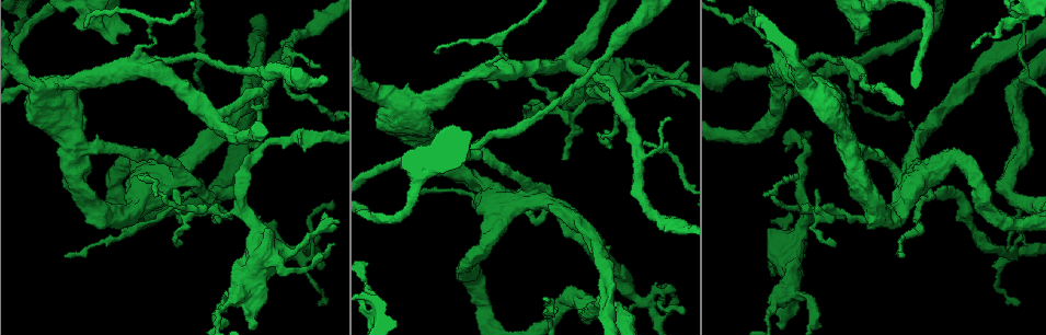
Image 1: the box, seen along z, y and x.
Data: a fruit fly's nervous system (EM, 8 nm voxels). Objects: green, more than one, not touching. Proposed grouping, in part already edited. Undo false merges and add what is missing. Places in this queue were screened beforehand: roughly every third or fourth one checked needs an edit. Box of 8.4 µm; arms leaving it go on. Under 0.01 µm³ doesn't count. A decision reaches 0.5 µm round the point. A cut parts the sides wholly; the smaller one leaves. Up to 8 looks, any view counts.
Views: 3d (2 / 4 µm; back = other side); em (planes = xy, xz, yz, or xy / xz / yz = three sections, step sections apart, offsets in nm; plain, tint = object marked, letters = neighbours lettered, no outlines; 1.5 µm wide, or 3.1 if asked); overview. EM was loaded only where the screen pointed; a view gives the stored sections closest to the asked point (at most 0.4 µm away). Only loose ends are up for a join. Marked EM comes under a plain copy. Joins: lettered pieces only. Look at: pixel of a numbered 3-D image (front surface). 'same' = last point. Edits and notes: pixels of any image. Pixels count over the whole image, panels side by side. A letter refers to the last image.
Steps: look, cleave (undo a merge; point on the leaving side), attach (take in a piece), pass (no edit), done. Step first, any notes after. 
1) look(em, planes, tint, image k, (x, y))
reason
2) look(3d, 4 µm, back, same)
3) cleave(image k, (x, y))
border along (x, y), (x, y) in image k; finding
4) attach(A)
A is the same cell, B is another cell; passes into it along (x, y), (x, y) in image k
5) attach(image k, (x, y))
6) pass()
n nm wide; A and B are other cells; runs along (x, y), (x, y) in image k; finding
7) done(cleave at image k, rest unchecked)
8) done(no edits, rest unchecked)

look(3d, 2 µm, back, image 1, (317, 68))
thin end

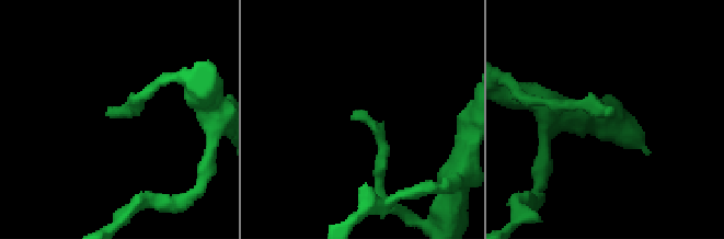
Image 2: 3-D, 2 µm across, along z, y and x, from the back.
look(em, planes, letters, image 2, (609, 115))
now the EM

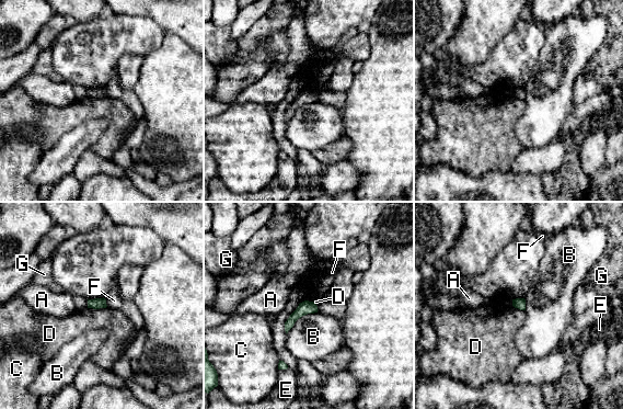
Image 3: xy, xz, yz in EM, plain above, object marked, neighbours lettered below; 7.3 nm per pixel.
pass()
A, B, C, D, E, F and G are other cells; border along (106, 306), (88, 308) in image 3; none of them fits

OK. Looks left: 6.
look(em, planes, tint, image 1, (217, 115))
branch point

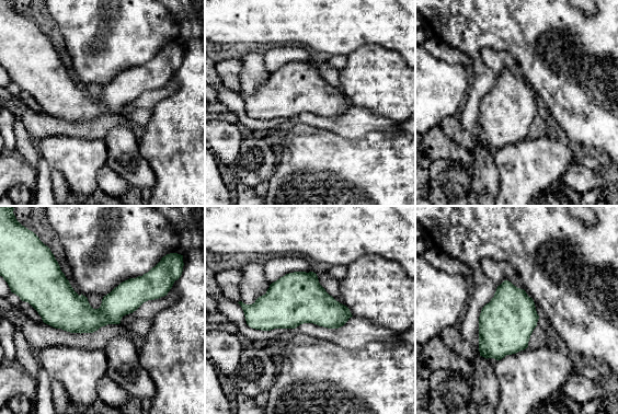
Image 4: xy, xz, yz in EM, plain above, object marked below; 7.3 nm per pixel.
look(em, planes, letters, same)
what lies round it

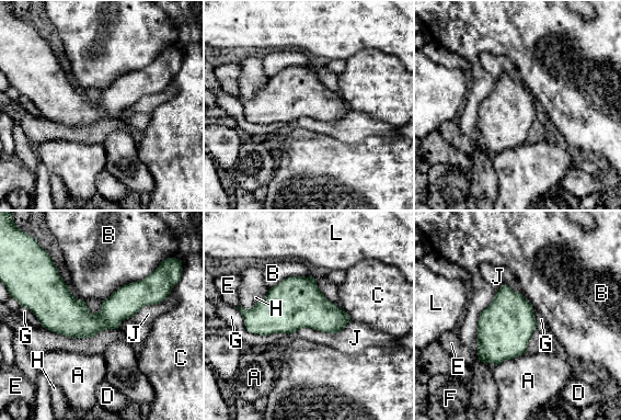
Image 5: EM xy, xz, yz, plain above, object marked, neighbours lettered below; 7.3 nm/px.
pass()
A, B, C, D, E, F, G, H, J and L are other cells; runs along (156, 297), (104, 319), (38, 310) in image 5; one cell here

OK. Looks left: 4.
look(em, xy, step 8, letters, image 1, (221, 310))
thick turns thin

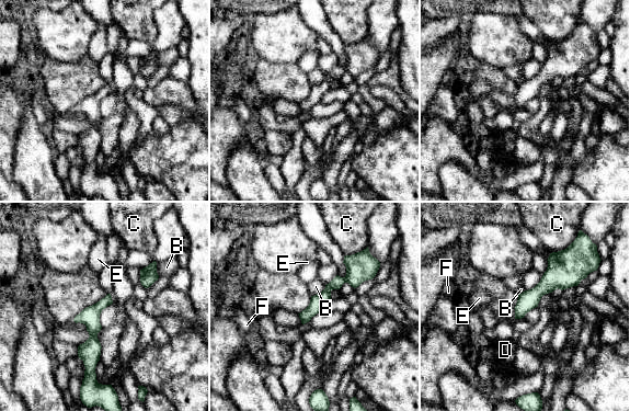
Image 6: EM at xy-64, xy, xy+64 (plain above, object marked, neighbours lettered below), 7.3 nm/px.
pass()
F touches over 180 nm; B, C, D, E and F are other cells; continuous, no second cell

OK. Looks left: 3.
done(no edits, rest unchecked)

